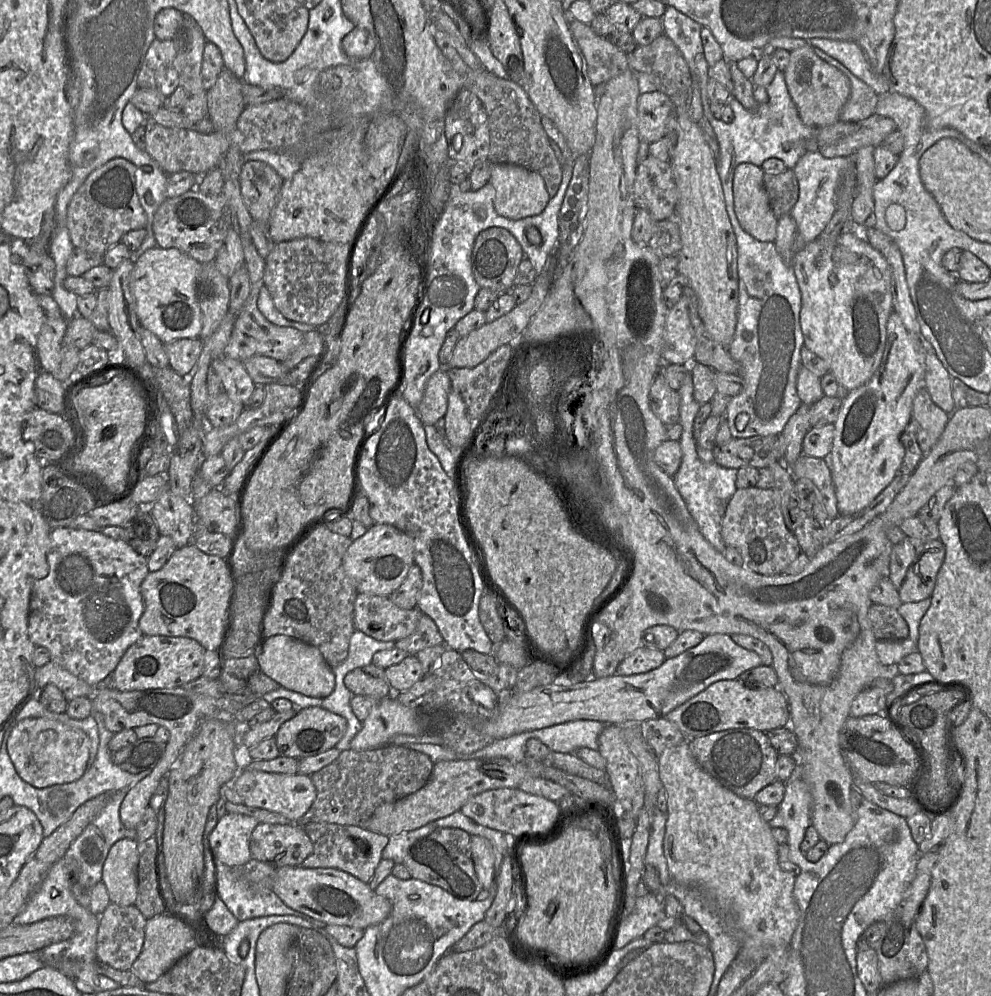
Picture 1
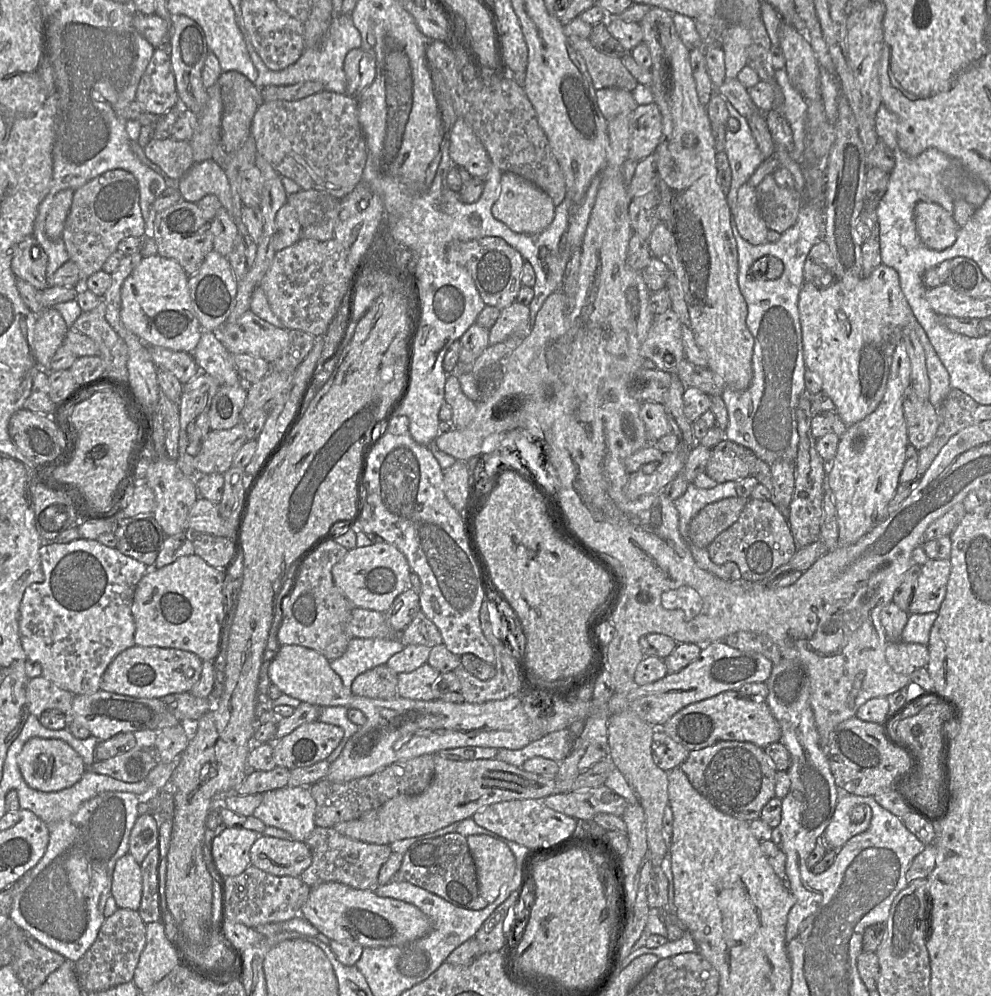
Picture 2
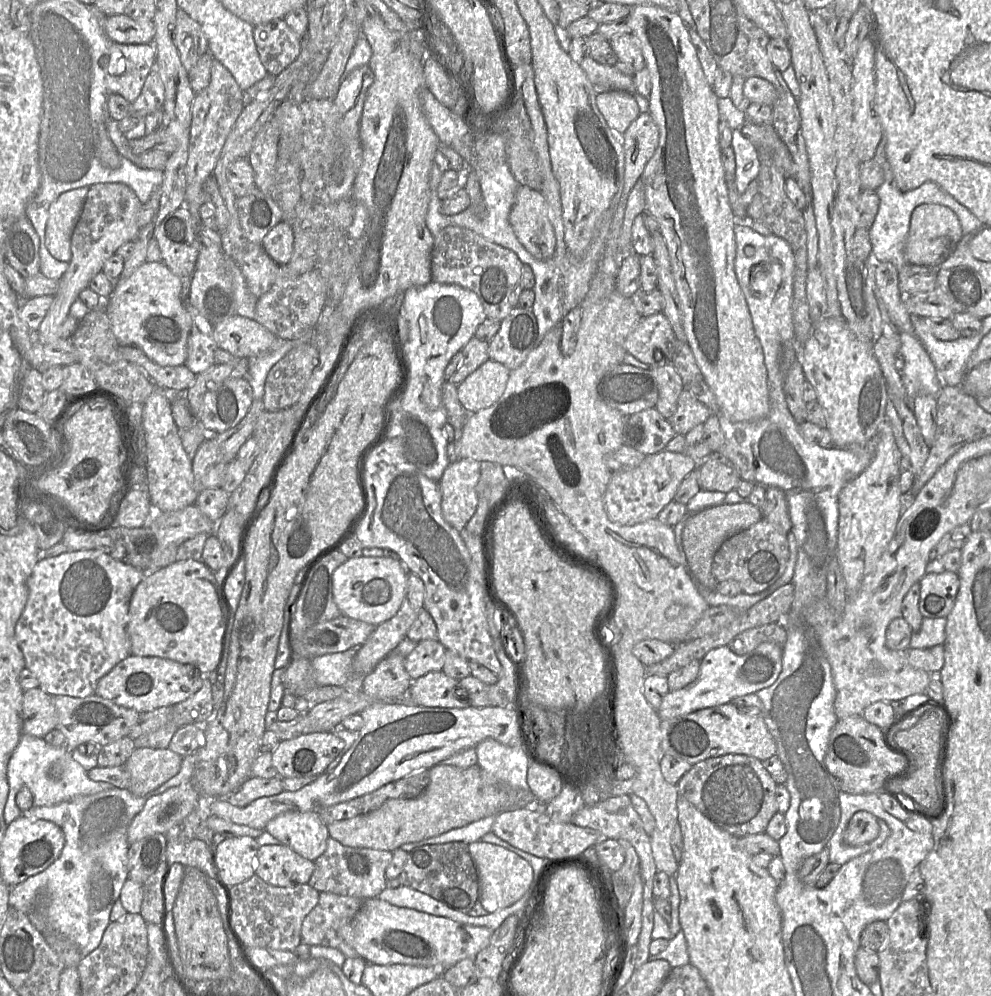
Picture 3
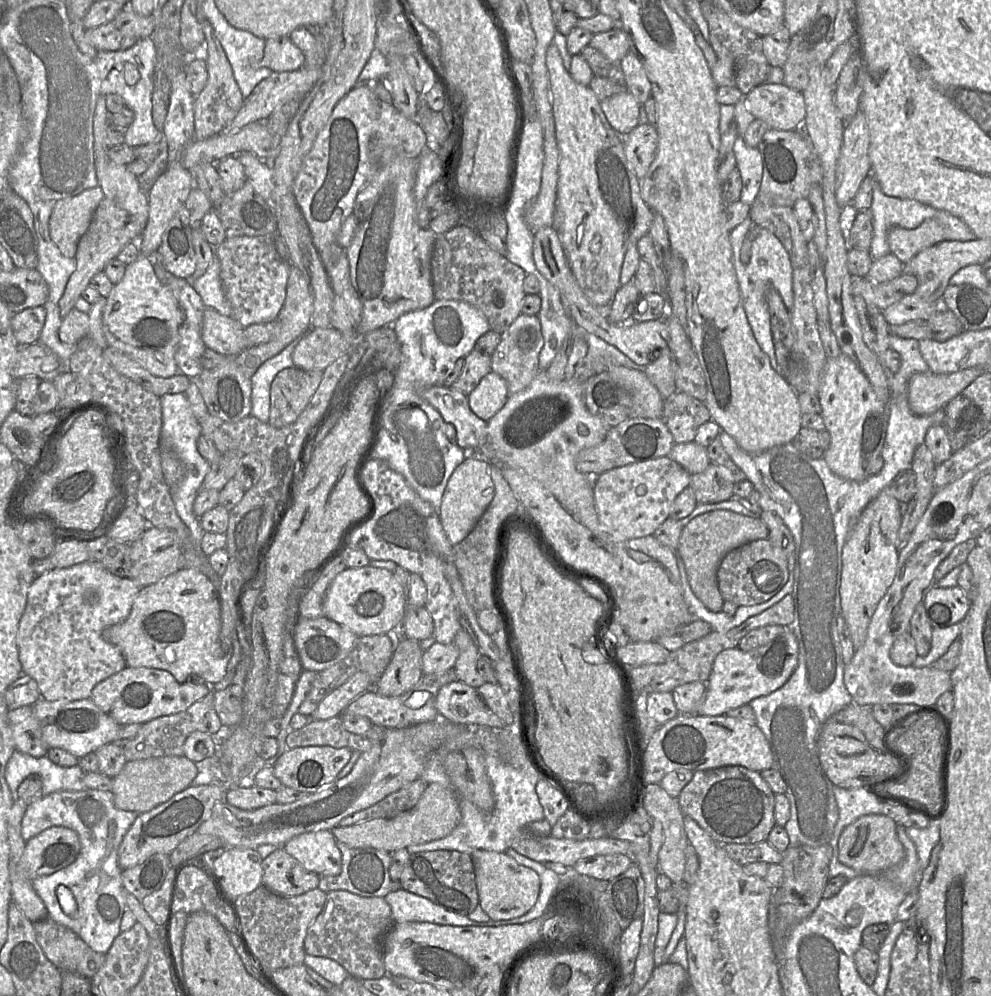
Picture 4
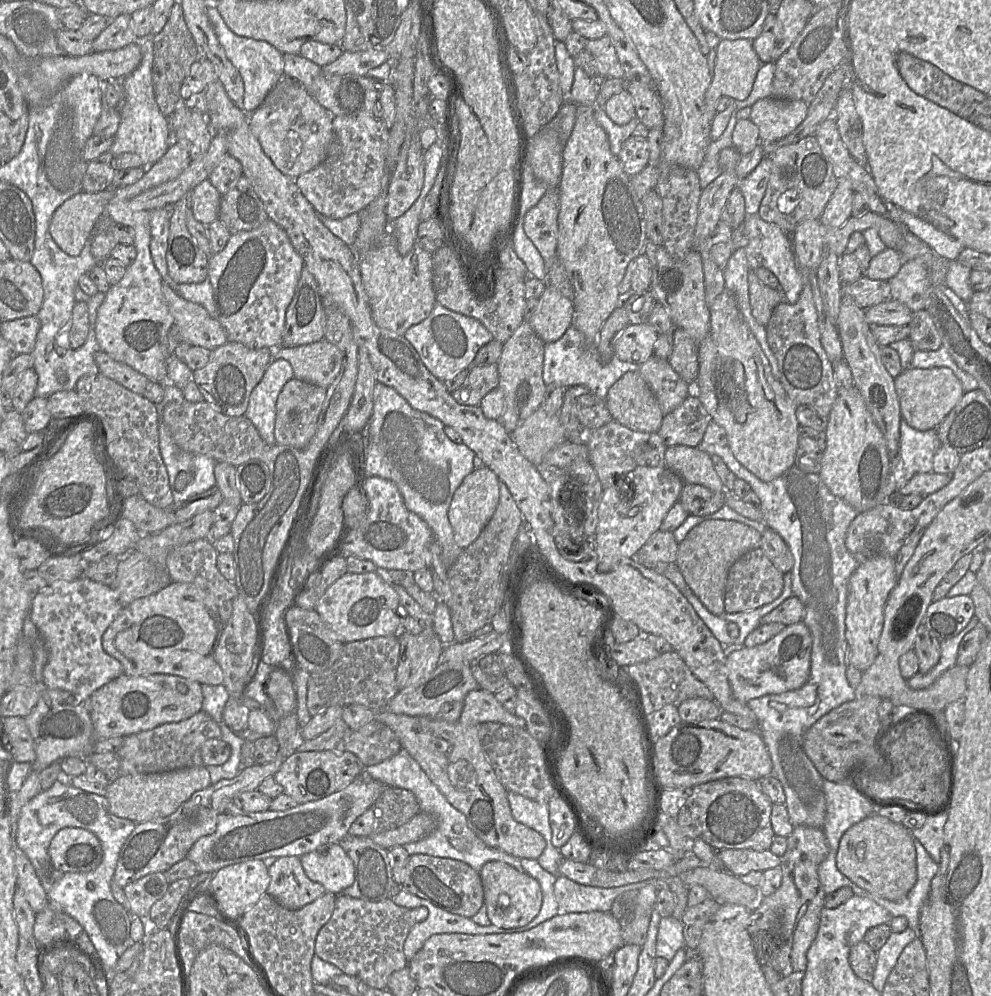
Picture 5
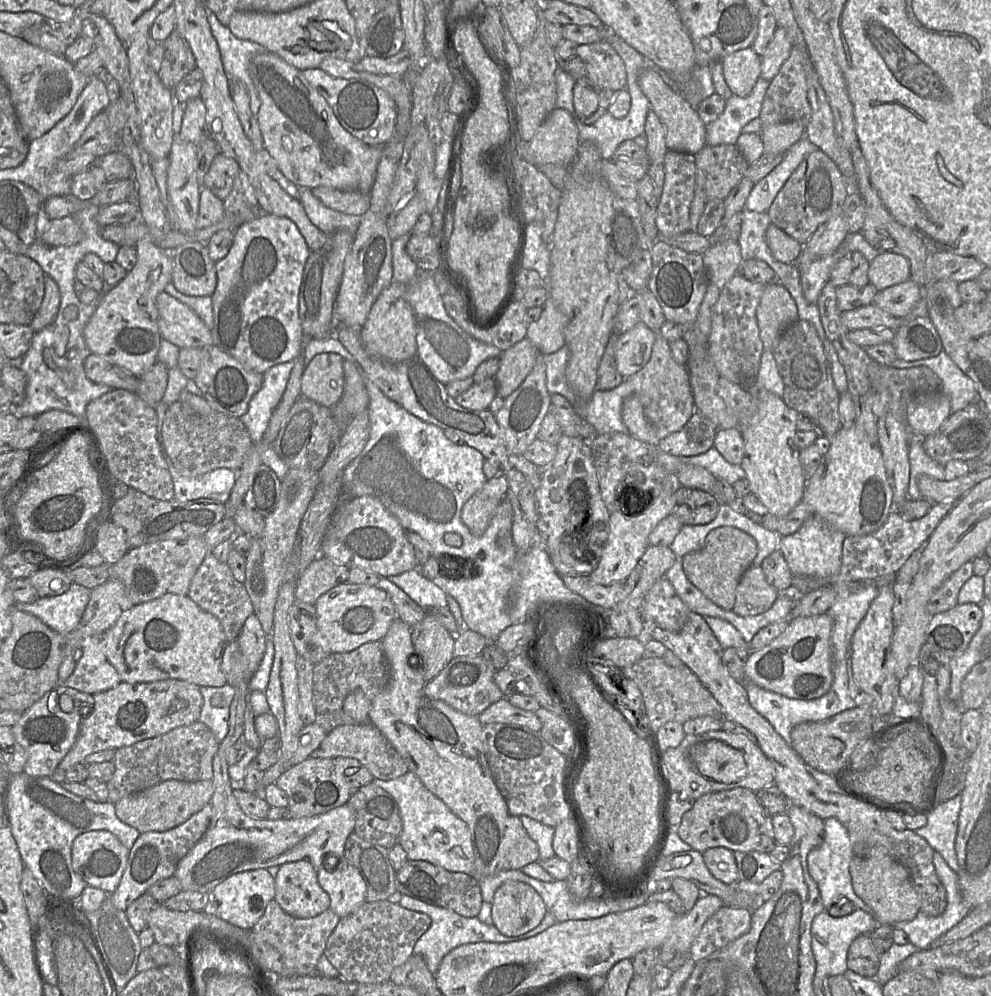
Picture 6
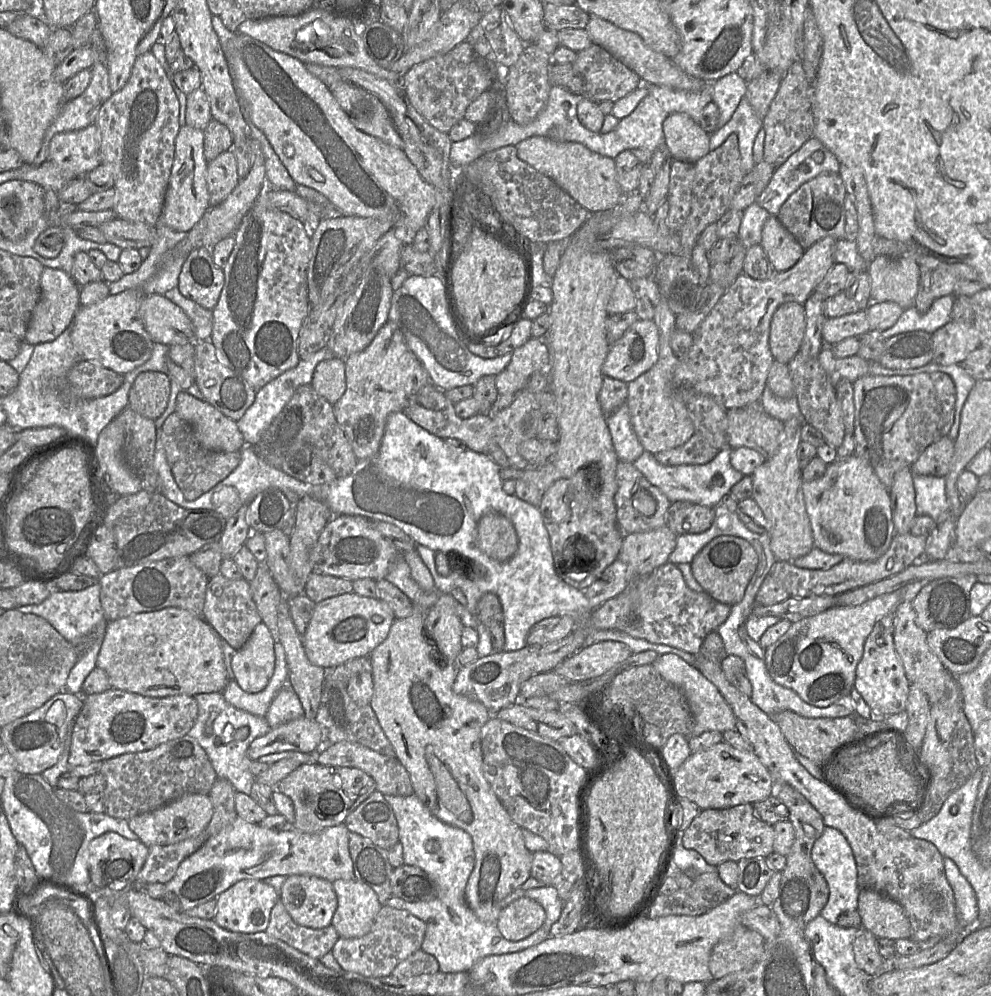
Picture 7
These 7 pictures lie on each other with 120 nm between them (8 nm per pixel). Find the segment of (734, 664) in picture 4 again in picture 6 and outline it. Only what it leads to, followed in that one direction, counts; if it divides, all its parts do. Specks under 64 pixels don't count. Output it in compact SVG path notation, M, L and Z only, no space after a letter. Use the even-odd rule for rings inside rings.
M829 614L791 618L786 630L767 646L751 651L745 666L746 680L757 686L792 699L812 700L831 688L831 632L833 619Z

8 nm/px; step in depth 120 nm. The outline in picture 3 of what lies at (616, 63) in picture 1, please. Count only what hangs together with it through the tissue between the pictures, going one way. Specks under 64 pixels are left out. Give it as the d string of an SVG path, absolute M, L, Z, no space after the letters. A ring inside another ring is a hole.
M589 55L583 58L580 66L597 94L613 90L636 93L633 77L623 74L615 66L600 64Z

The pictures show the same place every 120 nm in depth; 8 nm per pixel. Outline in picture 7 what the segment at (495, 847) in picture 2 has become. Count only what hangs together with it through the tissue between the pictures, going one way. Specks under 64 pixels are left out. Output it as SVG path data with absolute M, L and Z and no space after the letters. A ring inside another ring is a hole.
M524 896L503 908L496 926L508 941L520 941L540 929L545 920L546 913L543 907Z

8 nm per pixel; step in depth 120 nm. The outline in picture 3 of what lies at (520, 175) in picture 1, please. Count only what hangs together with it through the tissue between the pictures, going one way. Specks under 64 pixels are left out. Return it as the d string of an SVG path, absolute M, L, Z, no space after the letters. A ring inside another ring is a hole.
M526 185L518 187L509 222L520 243L532 256L539 260L554 256L554 229L547 202L539 191Z

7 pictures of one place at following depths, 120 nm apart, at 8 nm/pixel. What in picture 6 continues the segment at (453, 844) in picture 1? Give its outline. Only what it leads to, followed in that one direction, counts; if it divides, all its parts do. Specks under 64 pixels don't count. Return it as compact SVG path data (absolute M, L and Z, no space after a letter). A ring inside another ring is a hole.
M409 860L396 872L396 890L402 895L443 907L464 917L477 917L483 898L478 879L463 872L451 872L424 860Z

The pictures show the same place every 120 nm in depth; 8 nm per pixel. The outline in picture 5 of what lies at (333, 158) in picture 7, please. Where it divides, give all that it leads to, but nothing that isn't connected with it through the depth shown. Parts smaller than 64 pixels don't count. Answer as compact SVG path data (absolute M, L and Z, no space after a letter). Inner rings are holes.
M283 75L269 91L262 104L249 114L249 128L276 168L295 180L324 161L334 139L332 117L301 83Z

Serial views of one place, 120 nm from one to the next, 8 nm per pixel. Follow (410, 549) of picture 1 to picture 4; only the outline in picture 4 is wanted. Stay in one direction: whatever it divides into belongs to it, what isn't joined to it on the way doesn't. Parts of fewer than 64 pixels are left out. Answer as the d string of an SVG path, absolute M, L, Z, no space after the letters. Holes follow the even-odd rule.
M367 565L340 572L330 584L322 604L323 616L348 628L358 637L397 631L406 608L406 590L394 573Z

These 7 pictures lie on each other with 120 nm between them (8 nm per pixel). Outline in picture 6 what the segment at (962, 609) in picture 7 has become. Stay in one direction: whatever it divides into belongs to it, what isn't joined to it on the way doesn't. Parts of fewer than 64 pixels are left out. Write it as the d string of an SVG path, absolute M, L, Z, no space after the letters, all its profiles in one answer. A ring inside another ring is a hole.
M968 561L944 580L928 601L927 611L929 615L933 616L957 606L962 586L973 575L973 561Z

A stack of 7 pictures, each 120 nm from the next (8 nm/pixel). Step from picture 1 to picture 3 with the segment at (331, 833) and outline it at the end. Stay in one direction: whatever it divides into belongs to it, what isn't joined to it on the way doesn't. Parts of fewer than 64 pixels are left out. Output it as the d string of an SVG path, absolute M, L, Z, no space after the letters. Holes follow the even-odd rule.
M329 837L325 852L314 861L314 871L308 884L319 892L359 897L378 897L387 888L385 871L392 860L392 852L371 848L354 848L342 845Z

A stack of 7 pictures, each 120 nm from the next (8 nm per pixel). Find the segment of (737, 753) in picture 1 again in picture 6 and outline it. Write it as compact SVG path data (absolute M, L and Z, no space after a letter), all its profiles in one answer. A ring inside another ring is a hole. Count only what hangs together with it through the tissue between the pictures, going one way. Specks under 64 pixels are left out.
M739 787L708 793L696 799L693 807L683 815L676 832L692 850L701 853L710 848L724 847L732 851L770 854L778 845L772 816L761 805L754 791Z

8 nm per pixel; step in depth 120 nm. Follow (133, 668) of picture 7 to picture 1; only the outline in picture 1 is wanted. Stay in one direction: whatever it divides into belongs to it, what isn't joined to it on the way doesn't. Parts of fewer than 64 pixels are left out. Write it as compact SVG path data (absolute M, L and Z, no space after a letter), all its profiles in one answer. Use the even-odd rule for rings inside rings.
M190 543L179 547L160 570L149 572L141 584L144 612L139 621L140 629L143 635L187 637L198 641L205 650L219 650L228 609L232 610L234 590L235 578L228 570L225 559L206 554Z

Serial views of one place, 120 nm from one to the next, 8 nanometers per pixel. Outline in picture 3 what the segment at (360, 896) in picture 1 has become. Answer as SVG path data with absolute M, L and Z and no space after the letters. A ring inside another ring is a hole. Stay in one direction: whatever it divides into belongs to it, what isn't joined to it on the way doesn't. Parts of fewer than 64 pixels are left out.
M379 897L364 899L353 920L353 947L367 963L406 964L448 969L485 949L493 930L455 922L410 908L392 905Z

